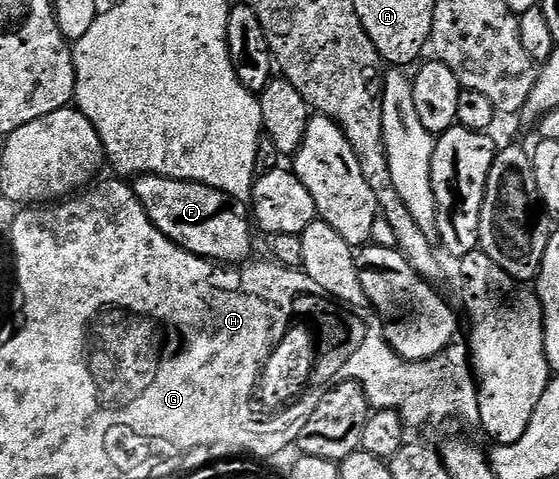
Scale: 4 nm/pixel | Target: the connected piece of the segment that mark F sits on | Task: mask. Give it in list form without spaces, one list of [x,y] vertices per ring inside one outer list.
[[[139,175],[133,180],[133,198],[137,199],[142,212],[150,218],[154,228],[168,237],[180,249],[190,254],[211,260],[221,265],[242,265],[252,255],[252,227],[245,223],[232,208],[229,207],[227,196],[221,191],[212,189],[203,183],[189,183],[183,179],[165,179],[159,175]]]

